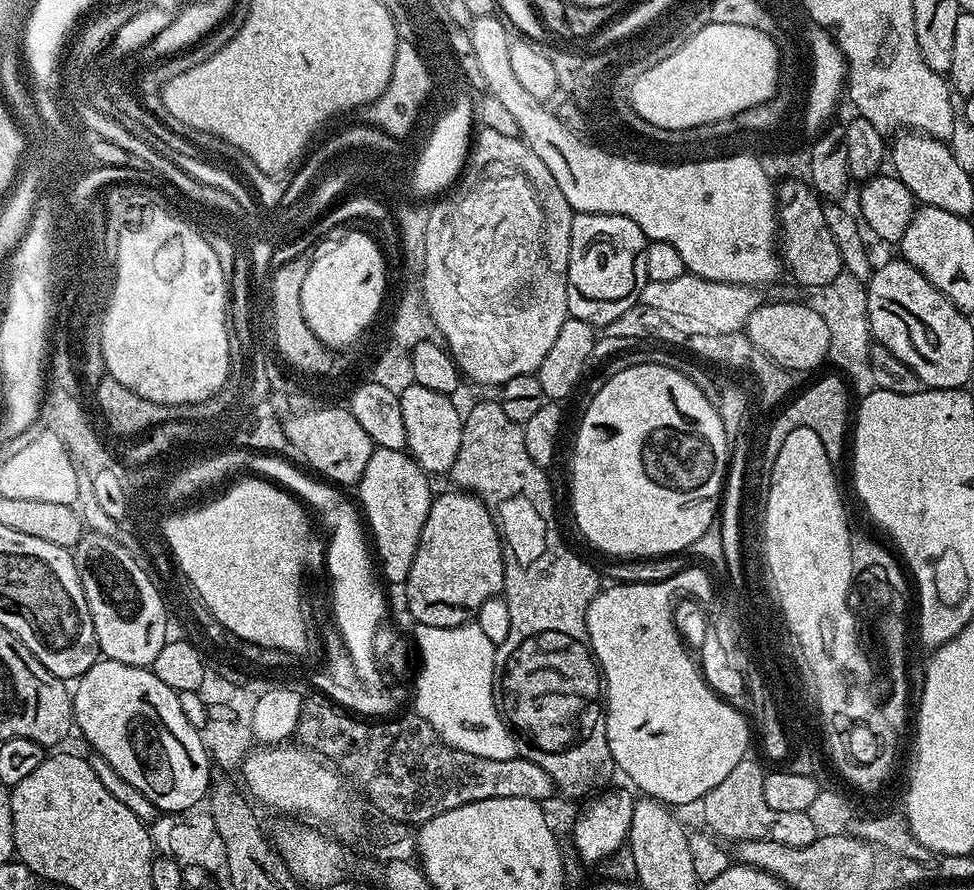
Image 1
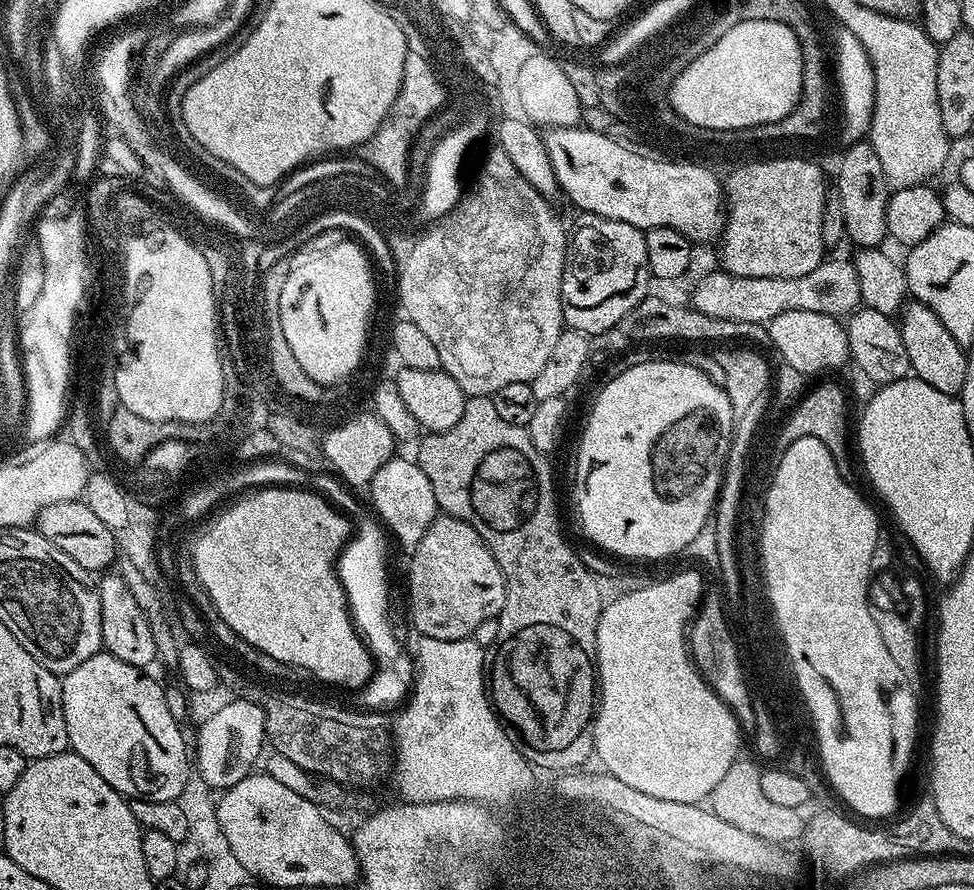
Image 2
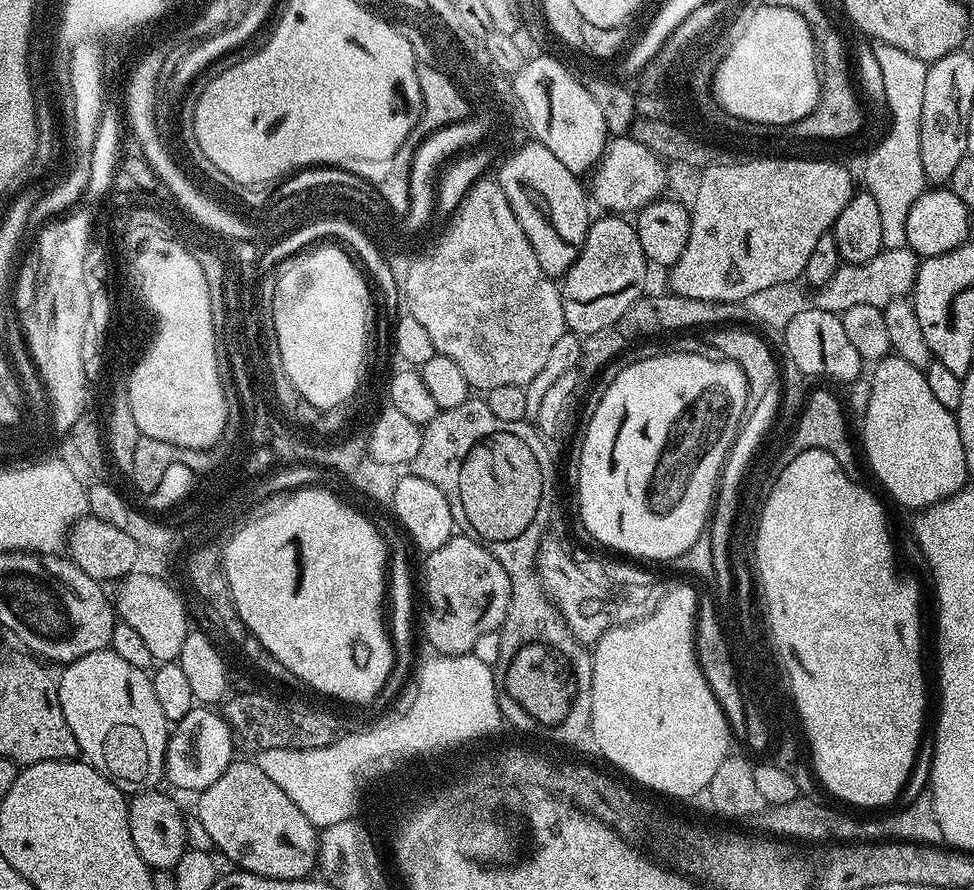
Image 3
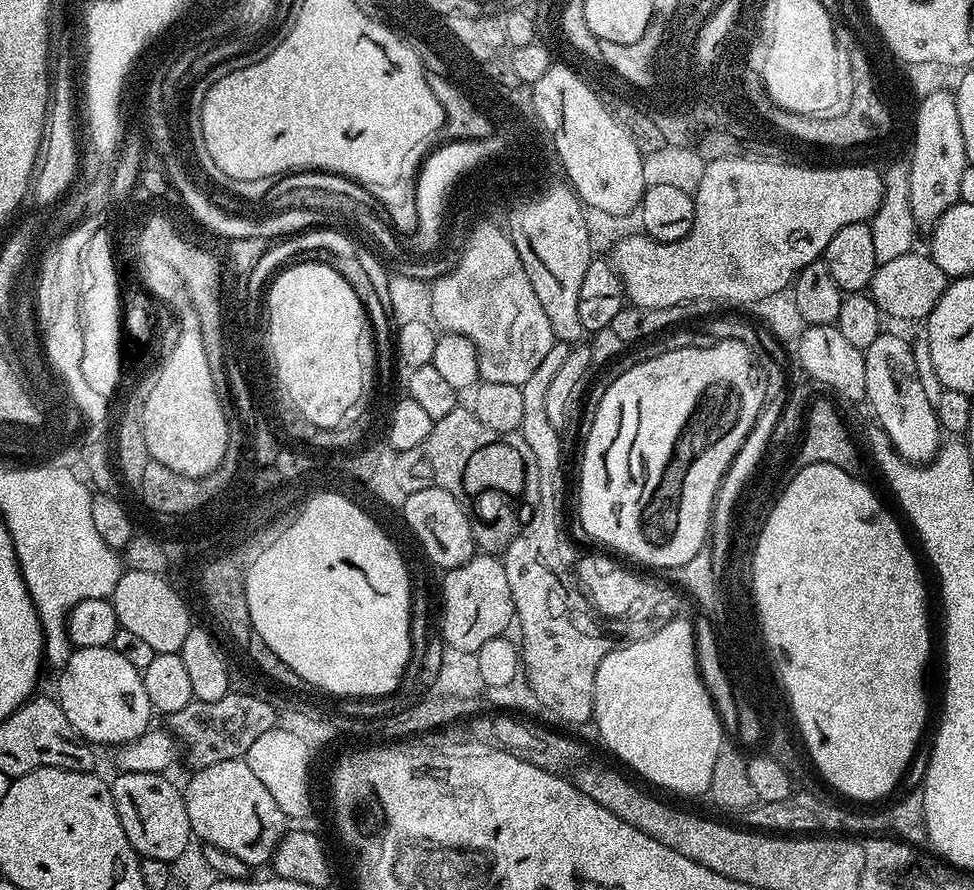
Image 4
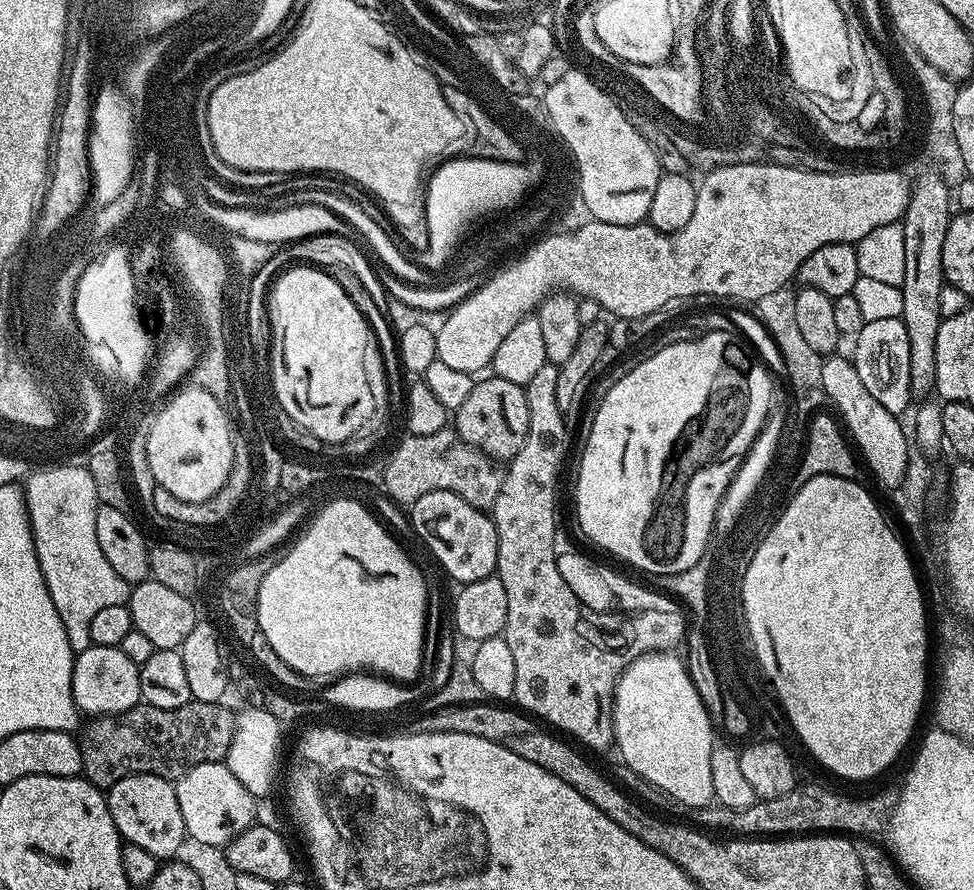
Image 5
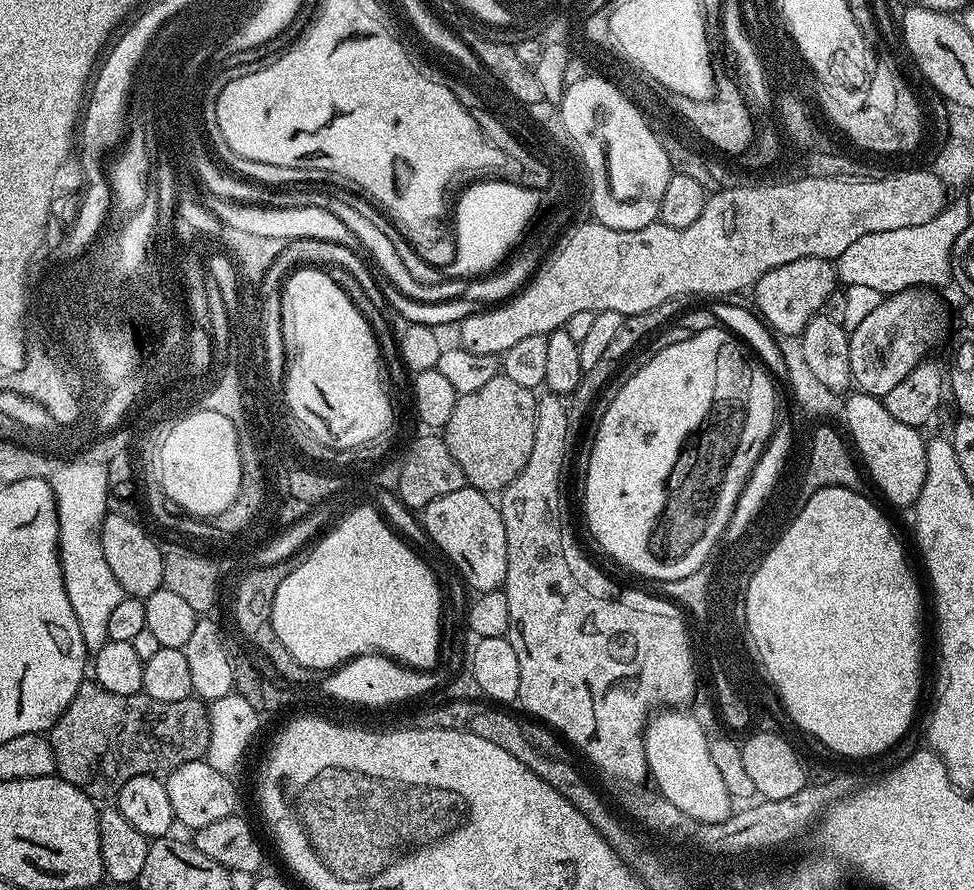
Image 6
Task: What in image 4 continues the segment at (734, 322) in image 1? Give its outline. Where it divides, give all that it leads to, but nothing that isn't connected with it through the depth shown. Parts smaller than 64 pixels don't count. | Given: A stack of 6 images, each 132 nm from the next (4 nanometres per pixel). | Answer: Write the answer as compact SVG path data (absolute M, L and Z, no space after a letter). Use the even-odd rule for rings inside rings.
M919 250L902 254L902 258L893 258L890 262L880 264L872 276L870 295L885 317L893 316L896 320L927 321L938 298L948 288L949 276L932 261L931 255L924 256Z

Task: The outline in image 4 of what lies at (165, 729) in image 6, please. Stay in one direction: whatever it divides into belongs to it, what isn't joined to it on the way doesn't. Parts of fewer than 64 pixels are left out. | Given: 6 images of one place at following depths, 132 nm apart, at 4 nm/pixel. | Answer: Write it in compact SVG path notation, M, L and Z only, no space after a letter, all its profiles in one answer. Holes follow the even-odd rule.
M230 690L222 698L218 698L218 702L202 702L193 698L186 706L182 706L182 710L167 717L167 727L182 745L186 756L188 752L188 760L193 764L193 769L199 770L218 762L247 757L254 741L266 734L268 725L272 723L272 712L250 696Z

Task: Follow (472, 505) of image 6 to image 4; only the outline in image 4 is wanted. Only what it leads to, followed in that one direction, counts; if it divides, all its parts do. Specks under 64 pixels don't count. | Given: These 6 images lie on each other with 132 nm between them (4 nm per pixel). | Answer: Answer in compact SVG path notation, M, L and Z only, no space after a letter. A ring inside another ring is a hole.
M427 488L407 493L402 519L407 524L407 531L416 535L424 552L440 567L440 570L457 568L477 555L478 545L472 532L473 521L468 520L469 513L465 505L455 500L446 490ZM466 512L466 513L464 513Z

